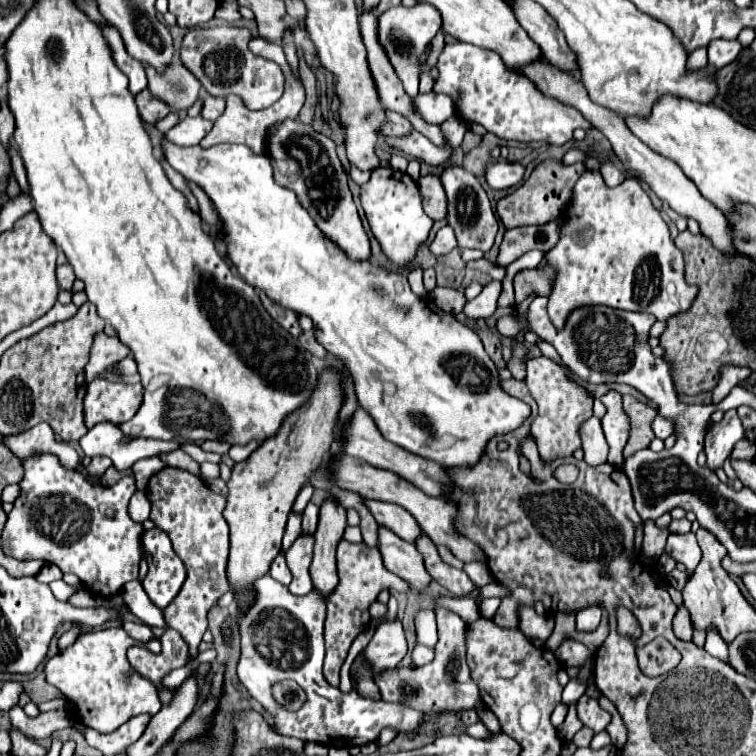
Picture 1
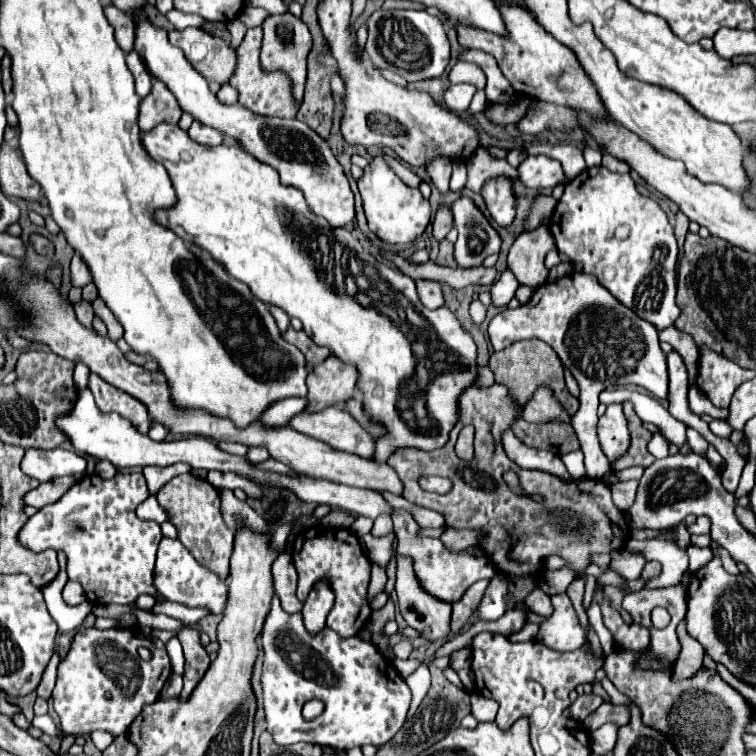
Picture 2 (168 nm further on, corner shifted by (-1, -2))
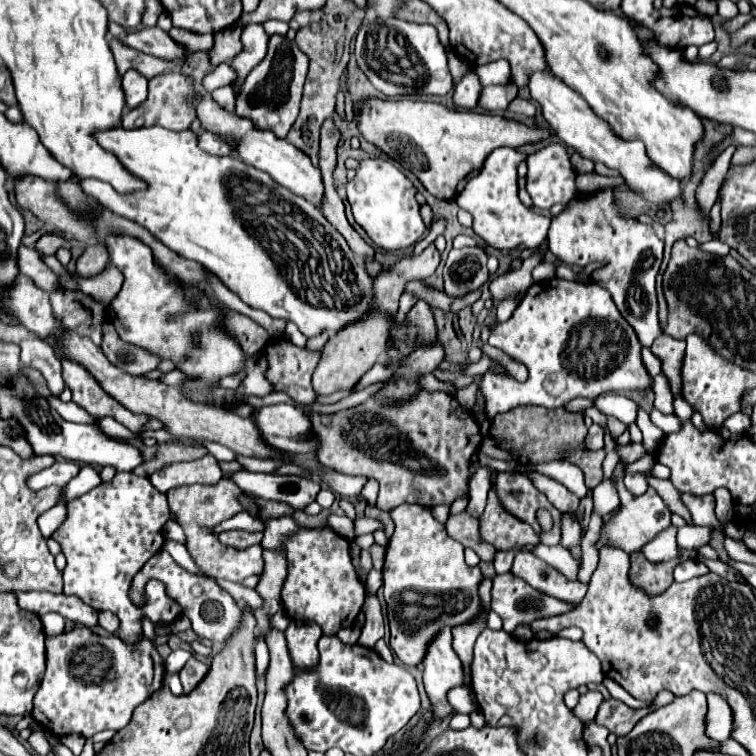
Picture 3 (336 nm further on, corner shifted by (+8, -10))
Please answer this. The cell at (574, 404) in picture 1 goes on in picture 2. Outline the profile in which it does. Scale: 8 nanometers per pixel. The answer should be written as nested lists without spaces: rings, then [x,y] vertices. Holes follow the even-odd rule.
[[[538,387],[536,395],[524,405],[522,417],[528,419],[530,423],[546,423],[546,421],[560,421],[560,423],[570,423],[572,417],[568,417],[568,411],[560,407],[560,401],[548,391],[548,387]]]

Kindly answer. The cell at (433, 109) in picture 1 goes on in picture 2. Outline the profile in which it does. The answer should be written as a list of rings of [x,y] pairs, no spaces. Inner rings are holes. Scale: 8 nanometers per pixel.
[[[460,83],[460,85],[450,85],[448,91],[444,93],[444,107],[448,107],[454,113],[462,113],[468,109],[468,103],[474,95],[476,87],[468,85],[468,83]]]

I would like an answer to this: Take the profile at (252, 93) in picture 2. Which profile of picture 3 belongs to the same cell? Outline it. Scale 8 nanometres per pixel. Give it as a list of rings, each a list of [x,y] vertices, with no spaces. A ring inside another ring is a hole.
[[[251,23],[245,27],[243,35],[243,53],[237,55],[233,61],[231,61],[231,67],[237,71],[237,81],[233,83],[233,89],[235,93],[239,91],[243,79],[247,77],[247,71],[251,71],[257,63],[263,61],[263,55],[267,55],[267,39],[269,35],[265,33],[263,25],[261,23]]]

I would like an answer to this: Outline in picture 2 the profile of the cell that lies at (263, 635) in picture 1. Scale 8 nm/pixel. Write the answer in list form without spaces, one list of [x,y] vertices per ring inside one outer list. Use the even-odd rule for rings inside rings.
[[[274,597],[270,613],[260,633],[260,647],[264,653],[264,665],[260,677],[264,713],[266,713],[268,733],[272,733],[278,745],[292,745],[306,741],[322,747],[332,747],[338,751],[348,751],[352,747],[362,747],[362,745],[378,747],[388,743],[402,727],[412,699],[410,687],[398,677],[392,663],[384,659],[372,643],[362,641],[358,637],[342,639],[326,627],[316,635],[312,635],[310,631],[306,631],[302,615],[284,613],[284,609],[280,607],[280,599]],[[310,699],[320,699],[324,703],[324,711],[316,719],[306,721],[302,717],[302,705]]]

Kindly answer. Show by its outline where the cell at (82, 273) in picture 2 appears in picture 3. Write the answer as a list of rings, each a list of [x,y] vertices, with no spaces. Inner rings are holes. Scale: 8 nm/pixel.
[[[91,245],[77,259],[77,273],[83,277],[91,277],[99,273],[109,263],[109,251],[103,245]]]

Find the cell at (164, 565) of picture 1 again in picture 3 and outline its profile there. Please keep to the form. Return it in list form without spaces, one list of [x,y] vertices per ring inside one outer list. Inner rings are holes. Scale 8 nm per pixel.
[[[159,551],[157,555],[153,555],[145,563],[145,567],[139,571],[139,577],[143,577],[143,581],[149,581],[149,579],[165,581],[167,593],[183,607],[183,613],[191,619],[193,631],[203,639],[225,645],[231,639],[231,635],[241,627],[241,611],[235,599],[227,591],[223,591],[213,579],[197,577],[181,569],[167,551]]]

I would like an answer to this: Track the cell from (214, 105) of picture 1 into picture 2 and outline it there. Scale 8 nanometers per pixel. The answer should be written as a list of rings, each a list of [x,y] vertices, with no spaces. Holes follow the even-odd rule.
[[[224,85],[224,87],[220,87],[220,91],[218,91],[216,97],[218,97],[220,103],[224,103],[224,105],[232,105],[232,103],[238,101],[238,93],[236,93],[236,89],[234,89],[232,85]]]

